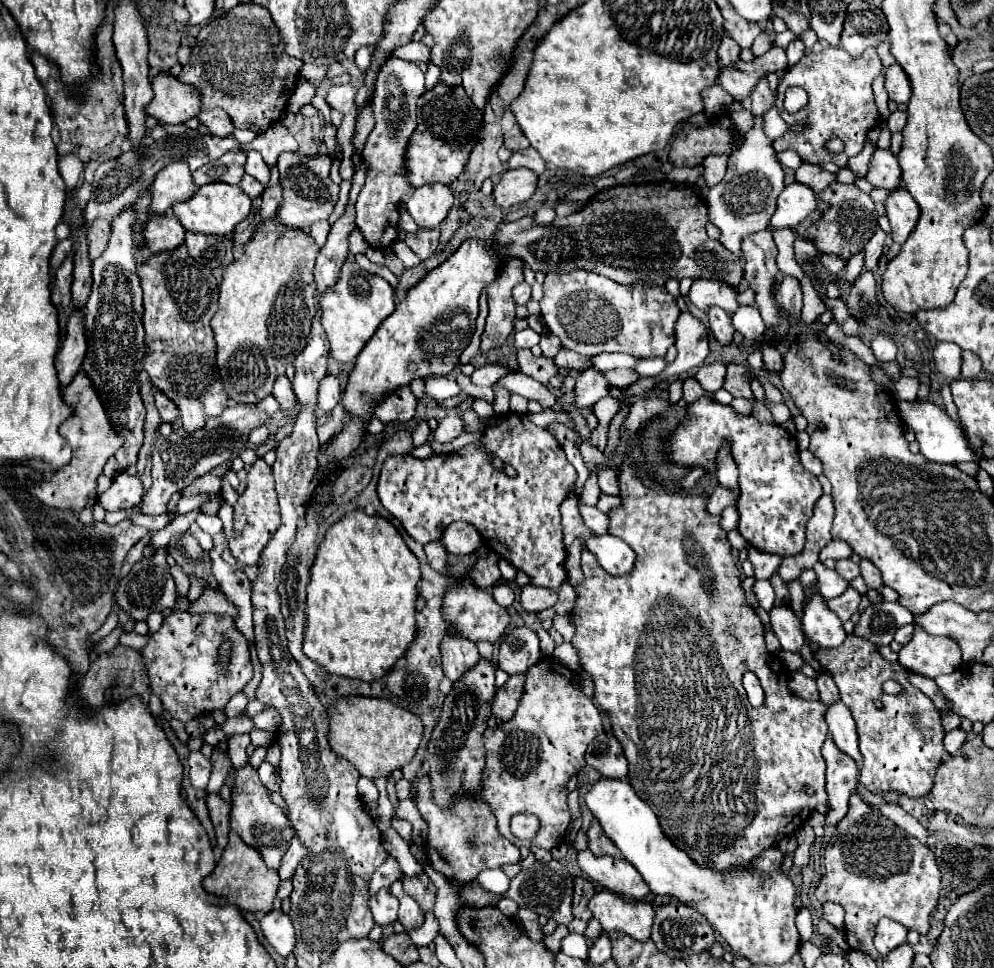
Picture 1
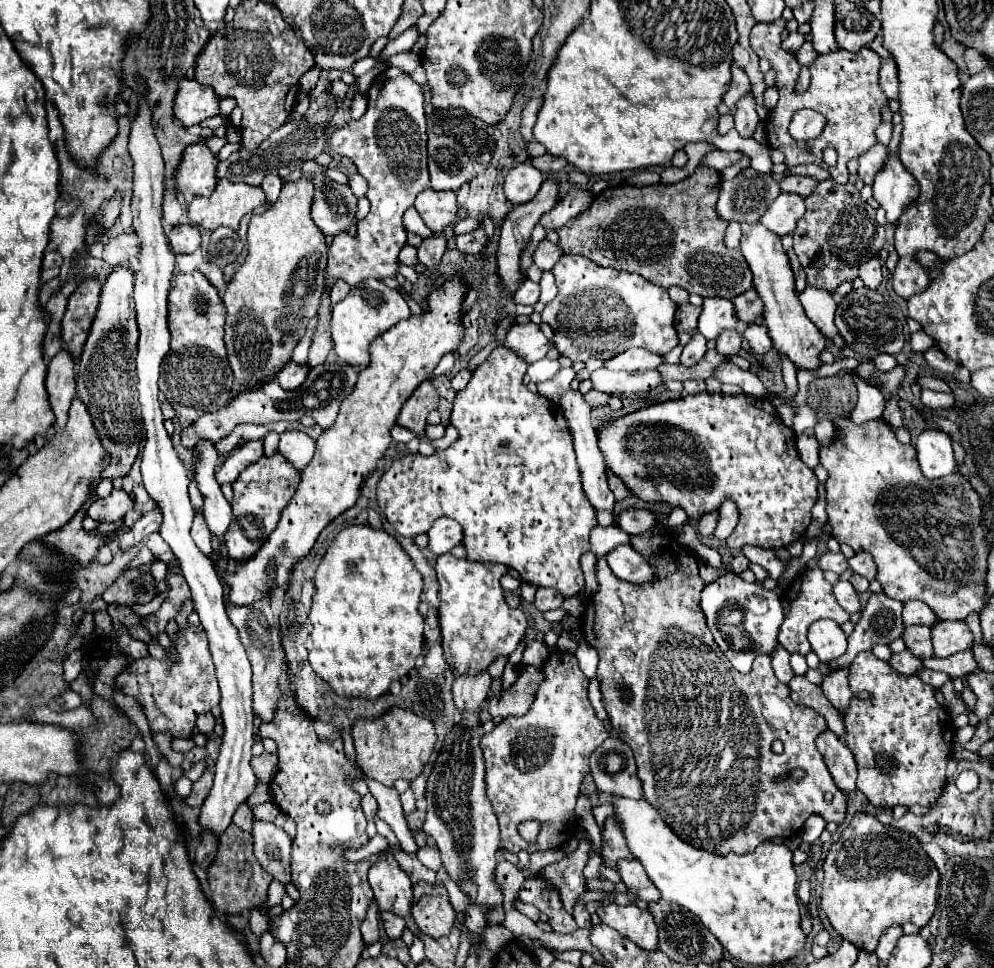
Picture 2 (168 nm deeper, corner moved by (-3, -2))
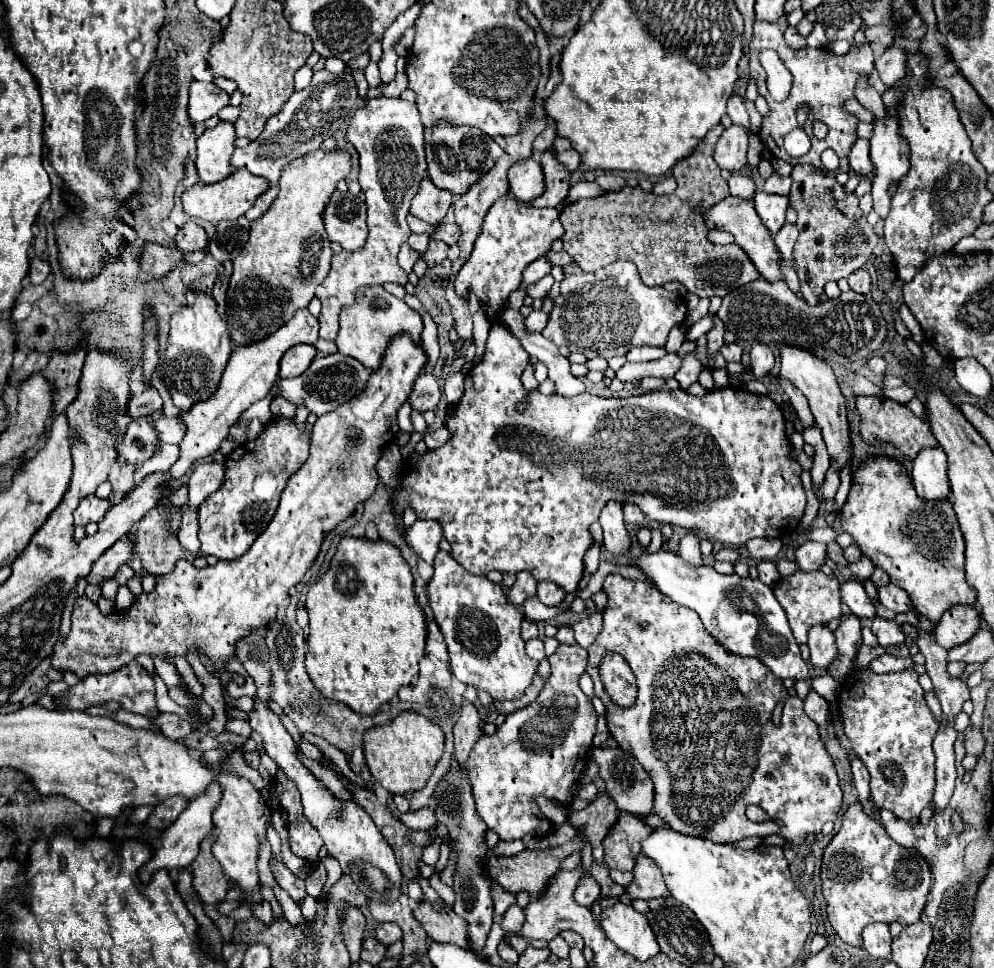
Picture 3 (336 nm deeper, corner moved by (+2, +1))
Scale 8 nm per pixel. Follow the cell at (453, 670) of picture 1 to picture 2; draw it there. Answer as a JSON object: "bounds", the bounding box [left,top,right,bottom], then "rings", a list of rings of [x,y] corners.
{"bounds":[453,672,491,712],"rings":[[[487,672],[475,676],[455,676],[453,682],[453,700],[459,712],[475,710],[479,712],[487,700],[491,678]]]}

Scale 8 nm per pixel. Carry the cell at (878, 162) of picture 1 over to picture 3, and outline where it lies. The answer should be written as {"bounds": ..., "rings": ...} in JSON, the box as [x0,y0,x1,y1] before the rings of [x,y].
{"bounds":[850,139,872,177],"rings":[[[858,139],[850,151],[850,167],[854,169],[856,175],[864,177],[868,173],[872,173],[872,165],[870,165],[870,141],[868,139]]]}

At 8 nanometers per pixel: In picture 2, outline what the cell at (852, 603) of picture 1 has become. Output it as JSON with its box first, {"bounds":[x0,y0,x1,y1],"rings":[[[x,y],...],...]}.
{"bounds":[779,568,849,654],"rings":[[[807,568],[797,580],[793,580],[789,584],[789,588],[783,590],[781,604],[785,610],[785,622],[779,632],[779,642],[787,652],[807,654],[811,650],[809,640],[807,640],[807,628],[813,622],[817,622],[821,618],[829,618],[829,620],[837,620],[837,624],[843,624],[849,620],[849,614],[837,604],[837,600],[833,596],[833,586],[823,578],[823,572],[819,568]]]}

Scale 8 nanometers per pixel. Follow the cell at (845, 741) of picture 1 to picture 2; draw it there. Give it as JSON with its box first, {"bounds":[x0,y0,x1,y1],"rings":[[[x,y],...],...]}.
{"bounds":[821,666,851,714],"rings":[[[841,666],[841,668],[835,668],[831,670],[825,678],[823,678],[823,684],[821,684],[821,690],[823,694],[827,696],[827,700],[845,714],[847,710],[847,704],[851,700],[851,690],[849,690],[849,666]]]}

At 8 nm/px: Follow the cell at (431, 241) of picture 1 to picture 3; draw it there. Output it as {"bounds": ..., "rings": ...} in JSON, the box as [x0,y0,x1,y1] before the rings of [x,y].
{"bounds":[422,239,448,267],"rings":[[[430,239],[430,243],[428,243],[428,249],[426,249],[426,253],[422,255],[422,259],[428,263],[428,267],[440,265],[440,263],[442,263],[446,257],[448,257],[448,245],[446,245],[444,241]]]}

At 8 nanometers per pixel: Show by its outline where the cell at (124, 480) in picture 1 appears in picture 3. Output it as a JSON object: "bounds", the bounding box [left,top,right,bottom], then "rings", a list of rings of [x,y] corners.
{"bounds":[74,495,112,525],"rings":[[[90,495],[90,497],[82,499],[80,505],[76,507],[76,511],[74,511],[74,523],[76,523],[76,525],[78,525],[78,523],[86,525],[86,523],[90,523],[90,521],[98,523],[98,521],[106,515],[106,511],[108,511],[110,507],[112,507],[112,501],[110,501],[110,499],[100,499],[100,497],[96,497],[96,495]]]}

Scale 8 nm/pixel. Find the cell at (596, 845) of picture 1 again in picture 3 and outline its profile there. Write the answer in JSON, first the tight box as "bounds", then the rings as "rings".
{"bounds":[604,813,650,871],"rings":[[[620,813],[618,821],[604,837],[604,857],[610,869],[632,871],[636,857],[640,855],[640,841],[650,833],[650,827],[630,813]]]}

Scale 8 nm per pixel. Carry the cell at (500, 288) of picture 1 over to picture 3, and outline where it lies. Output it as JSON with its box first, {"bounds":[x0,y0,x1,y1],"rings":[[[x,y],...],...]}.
{"bounds":[530,151,570,207],"rings":[[[546,151],[542,155],[540,165],[542,165],[542,171],[544,171],[546,189],[540,197],[530,201],[530,205],[532,207],[558,207],[558,205],[564,203],[564,199],[568,195],[568,189],[570,189],[568,175],[570,175],[570,171],[564,165],[560,165],[554,159],[554,153],[550,153],[550,151]]]}

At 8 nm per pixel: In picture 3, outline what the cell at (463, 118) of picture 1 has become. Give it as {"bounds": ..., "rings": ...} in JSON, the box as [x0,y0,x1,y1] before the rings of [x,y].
{"bounds":[424,121,504,195],"rings":[[[440,121],[430,131],[426,131],[424,145],[426,145],[430,181],[440,189],[448,189],[458,195],[466,193],[470,185],[474,185],[474,181],[478,181],[486,171],[490,171],[498,161],[498,157],[504,153],[502,147],[480,129],[470,125],[456,127],[450,125],[448,121]]]}

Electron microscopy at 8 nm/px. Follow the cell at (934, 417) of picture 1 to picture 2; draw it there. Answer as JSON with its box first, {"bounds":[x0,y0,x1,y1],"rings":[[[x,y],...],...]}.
{"bounds":[915,428,957,480],"rings":[[[925,428],[915,442],[917,448],[917,460],[919,468],[923,470],[923,476],[929,480],[943,478],[951,474],[957,466],[953,458],[953,448],[951,448],[951,438],[939,430]]]}

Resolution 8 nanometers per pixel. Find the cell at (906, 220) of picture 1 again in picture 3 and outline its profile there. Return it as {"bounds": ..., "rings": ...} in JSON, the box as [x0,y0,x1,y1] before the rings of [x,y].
{"bounds":[870,115,910,219],"rings":[[[890,115],[886,121],[874,119],[874,133],[870,137],[870,159],[874,165],[874,177],[872,177],[872,199],[874,199],[874,211],[884,219],[890,211],[890,185],[898,185],[904,175],[910,171],[908,161],[908,145],[898,135],[898,117]]]}

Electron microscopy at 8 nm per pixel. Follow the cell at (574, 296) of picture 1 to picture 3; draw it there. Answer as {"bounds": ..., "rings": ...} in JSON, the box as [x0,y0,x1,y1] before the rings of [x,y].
{"bounds":[542,261,688,359],"rings":[[[572,261],[566,267],[562,267],[562,271],[564,271],[564,279],[560,283],[560,295],[554,299],[554,307],[550,311],[550,319],[542,335],[558,347],[566,345],[572,353],[574,351],[584,353],[586,359],[620,357],[630,347],[636,347],[636,345],[664,347],[670,329],[674,325],[680,325],[688,313],[684,299],[672,295],[664,287],[646,287],[638,277],[636,265],[630,261],[610,263],[608,267],[598,269],[596,273],[586,273],[578,267],[576,261]]]}

